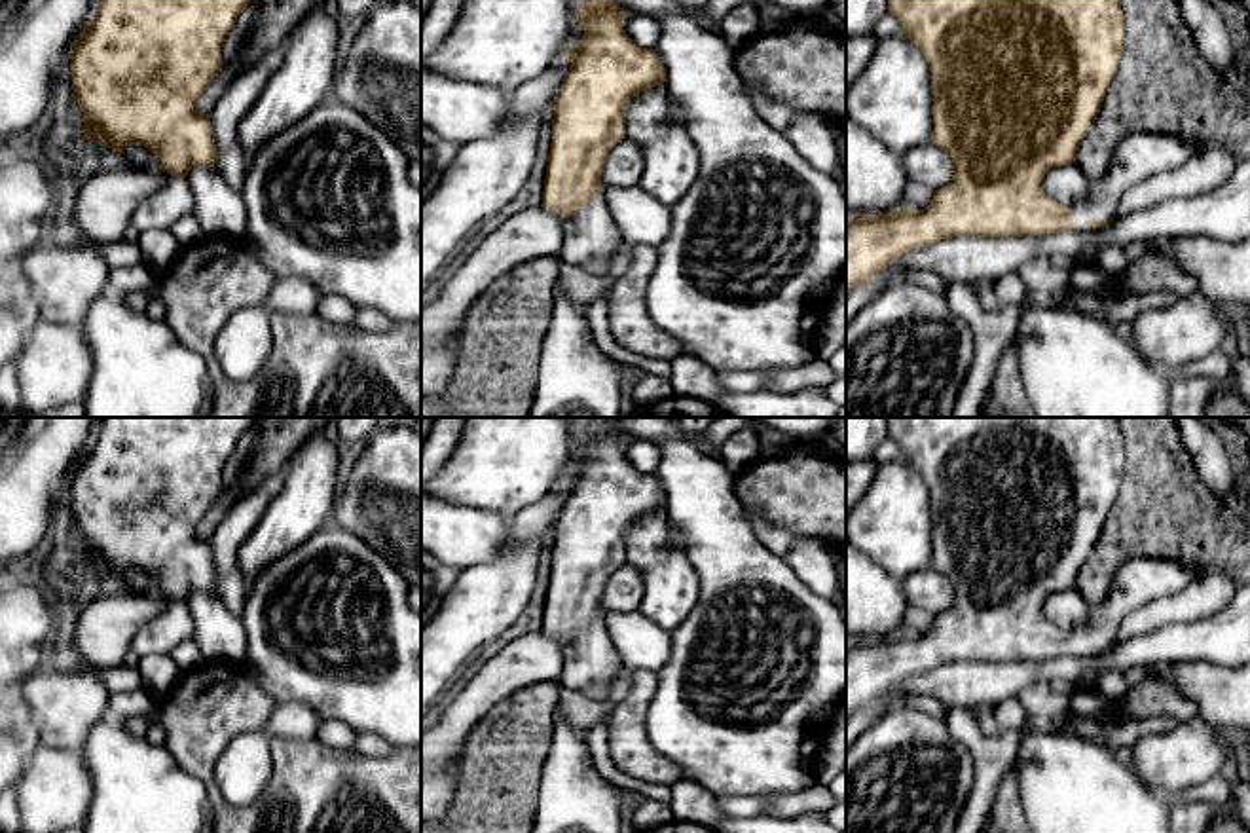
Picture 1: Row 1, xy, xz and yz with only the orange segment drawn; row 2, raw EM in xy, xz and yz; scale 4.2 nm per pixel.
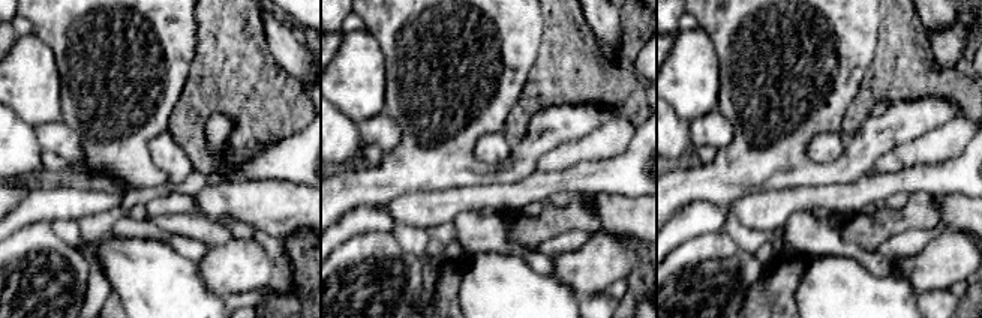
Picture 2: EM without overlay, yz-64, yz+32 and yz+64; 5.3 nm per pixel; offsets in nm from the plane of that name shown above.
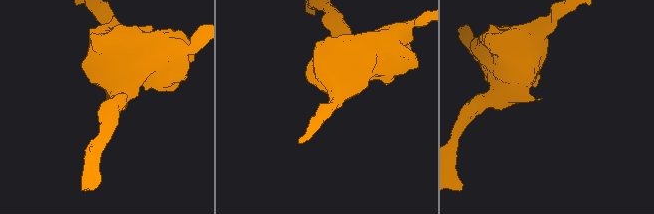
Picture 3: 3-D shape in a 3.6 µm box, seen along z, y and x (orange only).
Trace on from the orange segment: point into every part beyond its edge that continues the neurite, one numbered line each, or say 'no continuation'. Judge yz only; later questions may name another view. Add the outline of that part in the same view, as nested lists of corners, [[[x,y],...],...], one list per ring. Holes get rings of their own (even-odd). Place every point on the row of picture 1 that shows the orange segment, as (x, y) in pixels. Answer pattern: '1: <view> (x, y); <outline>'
1: yz (1139, 156); [[[1134,133],[1117,142],[1113,161],[1102,180],[1091,182],[1089,199],[1072,209],[1075,230],[1089,230],[1093,218],[1110,220],[1123,194],[1146,178],[1174,171],[1204,148],[1161,133]]]

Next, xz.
1: xz (592, 234); [[[601,190],[596,201],[579,209],[575,216],[563,218],[563,245],[558,256],[577,268],[584,268],[592,260],[611,266],[622,245],[622,233]]]

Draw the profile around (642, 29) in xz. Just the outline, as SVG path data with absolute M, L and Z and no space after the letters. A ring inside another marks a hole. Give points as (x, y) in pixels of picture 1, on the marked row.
M626 13L626 34L641 47L654 49L660 40L660 25L649 15Z

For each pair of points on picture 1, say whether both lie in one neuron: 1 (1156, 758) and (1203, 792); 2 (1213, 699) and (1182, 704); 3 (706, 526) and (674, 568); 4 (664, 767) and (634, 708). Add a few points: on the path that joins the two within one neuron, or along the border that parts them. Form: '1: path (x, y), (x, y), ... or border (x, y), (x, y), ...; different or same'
1: border (1216, 775), (1169, 797); different
2: border (1158, 678), (1186, 695), (1199, 712); different
3: border (683, 551), (697, 575), (698, 594); different
4: path (649, 758), (634, 742), (634, 723); same

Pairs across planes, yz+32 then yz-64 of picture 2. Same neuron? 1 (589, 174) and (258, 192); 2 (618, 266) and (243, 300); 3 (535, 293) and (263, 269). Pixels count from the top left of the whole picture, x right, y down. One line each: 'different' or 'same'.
1: different
2: different
3: different

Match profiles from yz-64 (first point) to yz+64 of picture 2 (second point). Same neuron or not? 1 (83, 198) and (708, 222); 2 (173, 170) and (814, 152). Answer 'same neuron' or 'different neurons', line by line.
1: different neurons
2: same neuron

